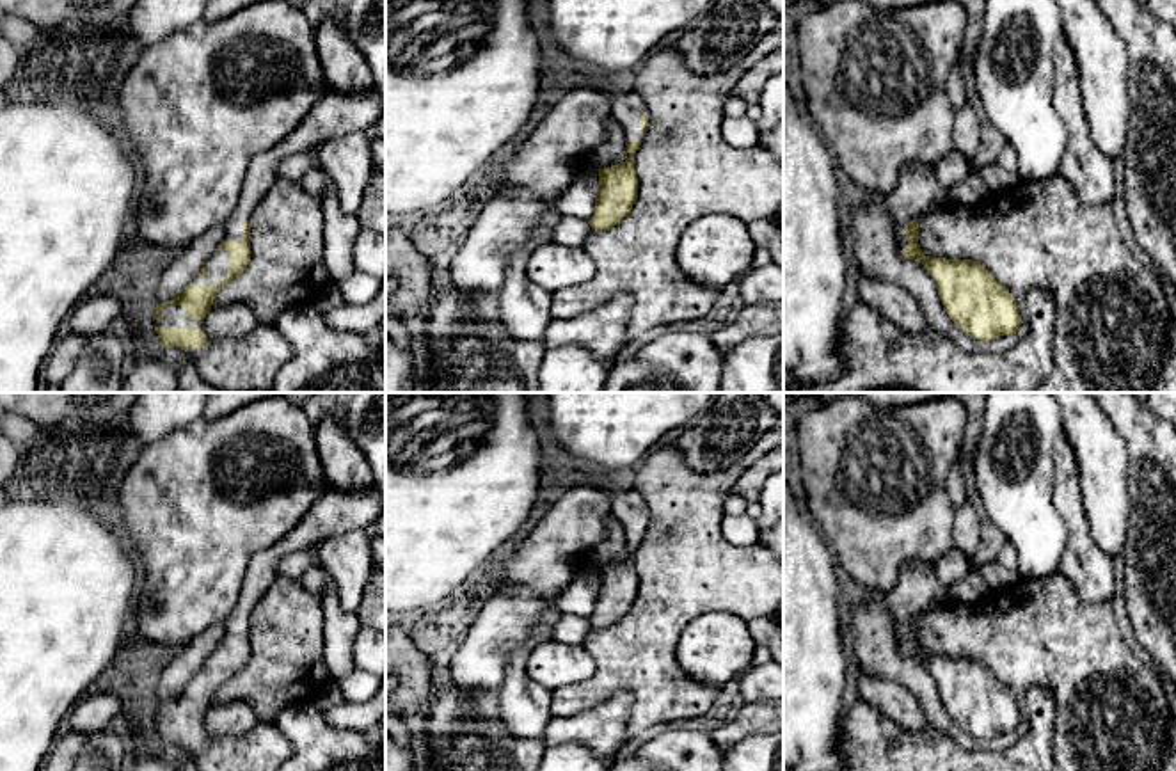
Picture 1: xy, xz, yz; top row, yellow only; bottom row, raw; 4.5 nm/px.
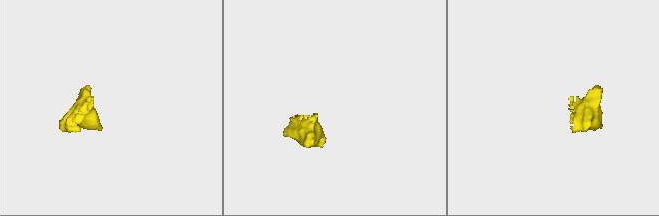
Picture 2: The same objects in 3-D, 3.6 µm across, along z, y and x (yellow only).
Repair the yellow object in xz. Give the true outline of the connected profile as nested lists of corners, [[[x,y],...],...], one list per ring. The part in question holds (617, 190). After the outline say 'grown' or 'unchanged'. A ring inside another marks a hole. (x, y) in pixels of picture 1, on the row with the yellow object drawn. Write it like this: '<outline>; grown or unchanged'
[[[634,91],[613,96],[611,115],[624,131],[629,158],[616,165],[597,169],[595,213],[588,220],[595,231],[615,227],[632,210],[638,199],[634,155],[648,130],[648,107]]]; grown

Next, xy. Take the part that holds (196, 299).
[[[375,85],[368,92],[350,94],[327,89],[284,140],[250,160],[240,199],[222,226],[222,243],[179,297],[156,304],[153,318],[162,346],[185,350],[199,377],[220,393],[268,393],[293,355],[291,343],[274,325],[259,325],[243,338],[213,339],[203,322],[219,290],[250,261],[249,220],[277,183],[279,163],[297,153],[316,151],[330,139],[364,133],[384,112],[385,99]]]; grown

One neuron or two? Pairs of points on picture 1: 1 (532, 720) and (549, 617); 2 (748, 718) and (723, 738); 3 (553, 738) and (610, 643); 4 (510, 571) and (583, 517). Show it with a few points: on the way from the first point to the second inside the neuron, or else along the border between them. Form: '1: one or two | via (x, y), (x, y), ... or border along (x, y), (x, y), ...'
1: one | via (519, 695), (517, 658), (532, 642)
2: one | via (743, 723), (729, 732)
3: two | border along (604, 700), (572, 715), (553, 716)
4: one | via (528, 565), (537, 564), (565, 535)

